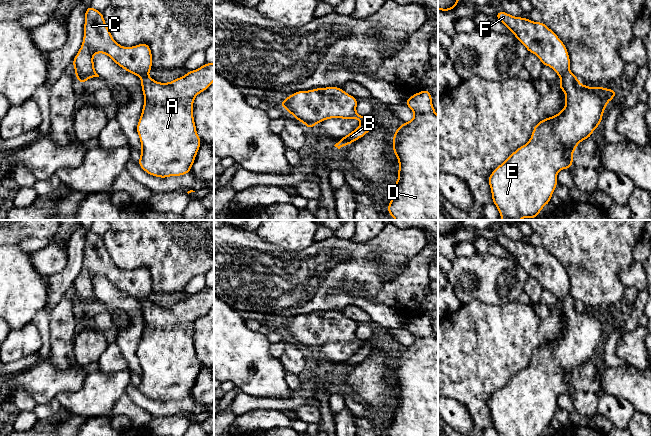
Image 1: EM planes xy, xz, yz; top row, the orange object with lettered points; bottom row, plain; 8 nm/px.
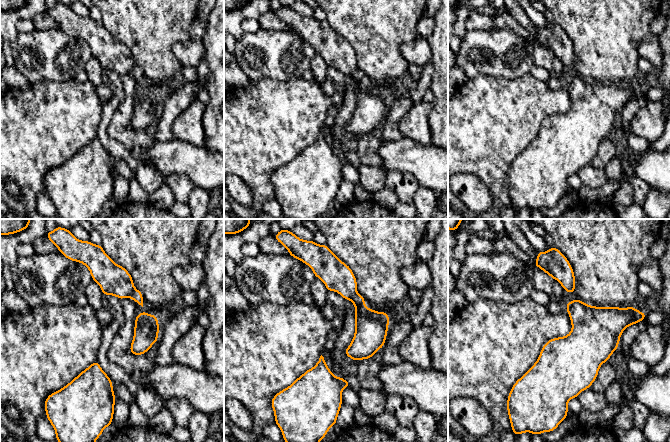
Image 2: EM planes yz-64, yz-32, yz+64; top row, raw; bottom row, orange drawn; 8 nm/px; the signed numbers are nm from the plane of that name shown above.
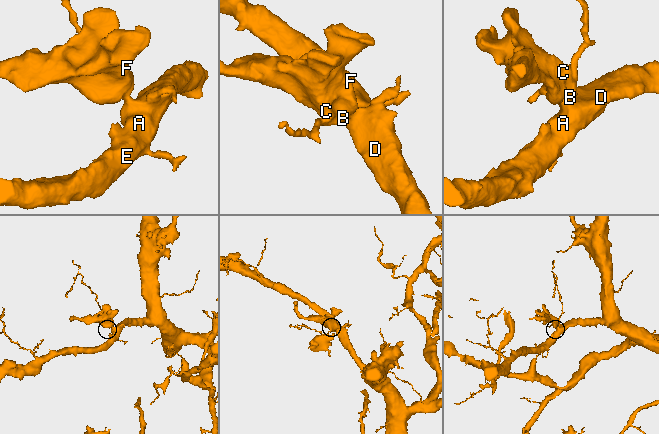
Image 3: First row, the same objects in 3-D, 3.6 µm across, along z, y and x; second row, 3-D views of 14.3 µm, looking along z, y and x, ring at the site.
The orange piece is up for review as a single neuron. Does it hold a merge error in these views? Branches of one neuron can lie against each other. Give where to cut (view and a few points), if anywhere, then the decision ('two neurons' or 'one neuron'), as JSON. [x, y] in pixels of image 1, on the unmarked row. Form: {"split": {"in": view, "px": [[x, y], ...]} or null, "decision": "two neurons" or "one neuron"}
{"split": {"in": "xz", "px": [[371, 343], [361, 347]]}, "decision": "two neurons"}

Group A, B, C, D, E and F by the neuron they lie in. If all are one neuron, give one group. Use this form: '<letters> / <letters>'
A B D E / C F

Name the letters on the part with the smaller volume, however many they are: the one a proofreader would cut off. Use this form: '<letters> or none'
C, F

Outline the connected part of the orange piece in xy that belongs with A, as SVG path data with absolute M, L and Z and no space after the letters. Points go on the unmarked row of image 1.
M205 287L172 306L157 306L148 298L140 303L144 328L136 350L142 370L138 388L149 399L159 402L185 399L191 395L201 370L193 340L194 323L214 305L214 287Z

